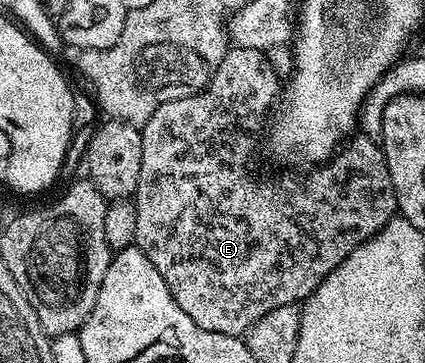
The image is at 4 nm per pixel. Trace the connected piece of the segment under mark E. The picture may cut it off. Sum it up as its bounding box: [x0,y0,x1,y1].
[134,47,398,337]

